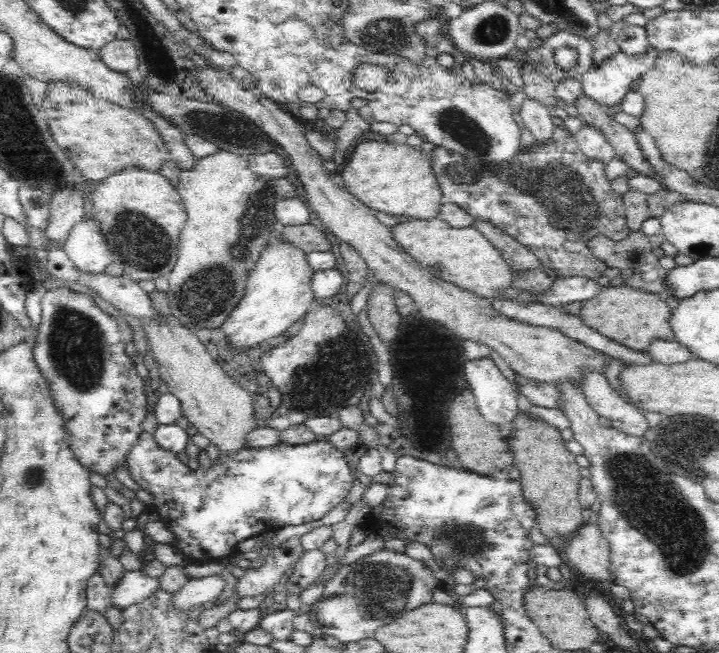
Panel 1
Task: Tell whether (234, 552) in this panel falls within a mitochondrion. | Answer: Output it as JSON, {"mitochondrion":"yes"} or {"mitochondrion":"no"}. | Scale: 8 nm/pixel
{"mitochondrion":"no"}

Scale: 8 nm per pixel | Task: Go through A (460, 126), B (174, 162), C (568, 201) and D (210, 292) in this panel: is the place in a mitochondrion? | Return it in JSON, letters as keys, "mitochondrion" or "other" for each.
{"A":"mitochondrion","B":"other","C":"mitochondrion","D":"mitochondrion"}

